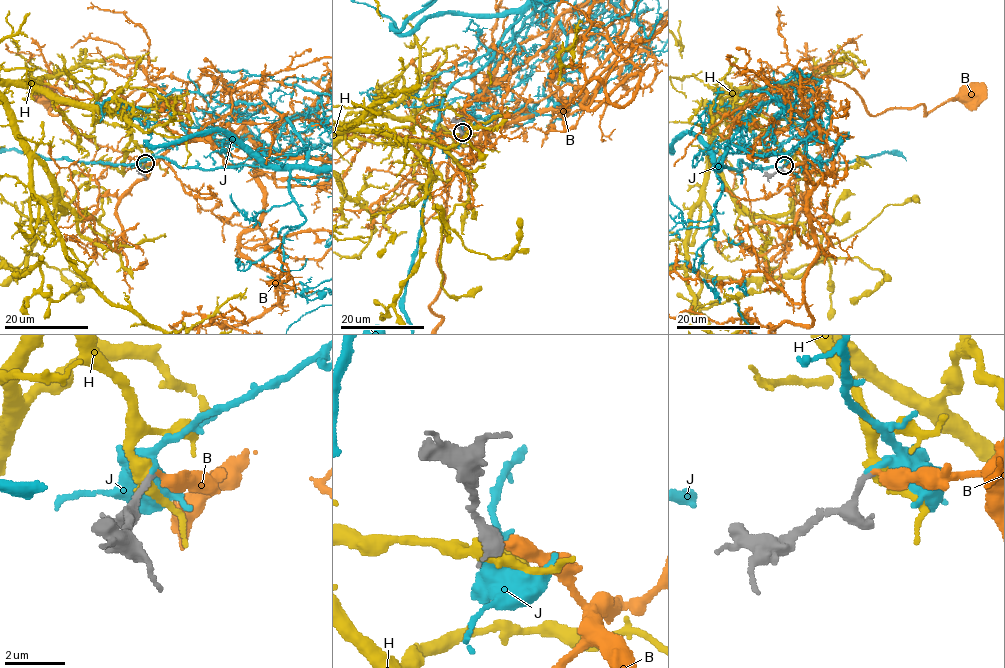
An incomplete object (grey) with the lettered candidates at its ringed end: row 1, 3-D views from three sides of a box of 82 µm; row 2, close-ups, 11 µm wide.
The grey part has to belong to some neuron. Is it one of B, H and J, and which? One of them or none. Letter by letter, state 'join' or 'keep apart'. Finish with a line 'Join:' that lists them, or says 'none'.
B: join
H: keep apart
J: keep apart
Join: B

